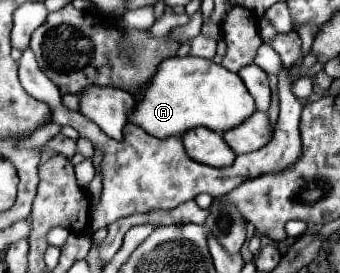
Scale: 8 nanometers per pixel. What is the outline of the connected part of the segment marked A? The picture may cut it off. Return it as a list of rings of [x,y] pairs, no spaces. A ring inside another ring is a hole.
[[[167,58],[163,60],[155,76],[147,82],[143,90],[143,98],[135,102],[135,110],[131,110],[131,124],[141,126],[147,134],[157,138],[181,136],[185,130],[205,126],[215,132],[225,132],[243,120],[247,120],[255,112],[253,98],[249,96],[243,80],[205,58]]]

